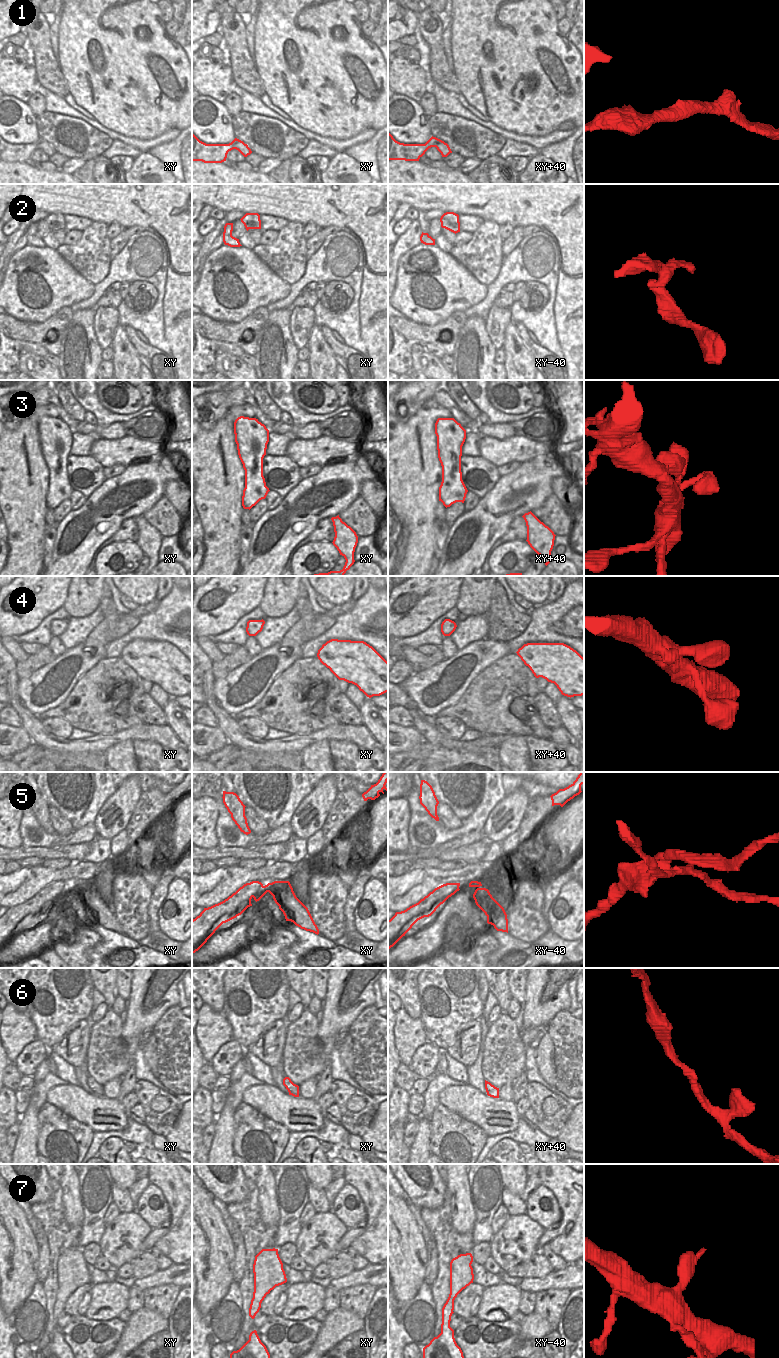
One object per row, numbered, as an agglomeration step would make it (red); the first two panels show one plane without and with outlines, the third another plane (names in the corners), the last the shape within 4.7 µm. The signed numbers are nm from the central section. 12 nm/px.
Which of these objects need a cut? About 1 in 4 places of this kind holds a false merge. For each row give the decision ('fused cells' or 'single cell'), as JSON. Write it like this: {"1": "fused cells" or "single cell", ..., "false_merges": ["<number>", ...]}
{"1": "single cell", "2": "single cell", "3": "single cell", "4": "single cell", "5": "fused cells", "6": "single cell", "7": "single cell", "false_merges": ["5"]}

